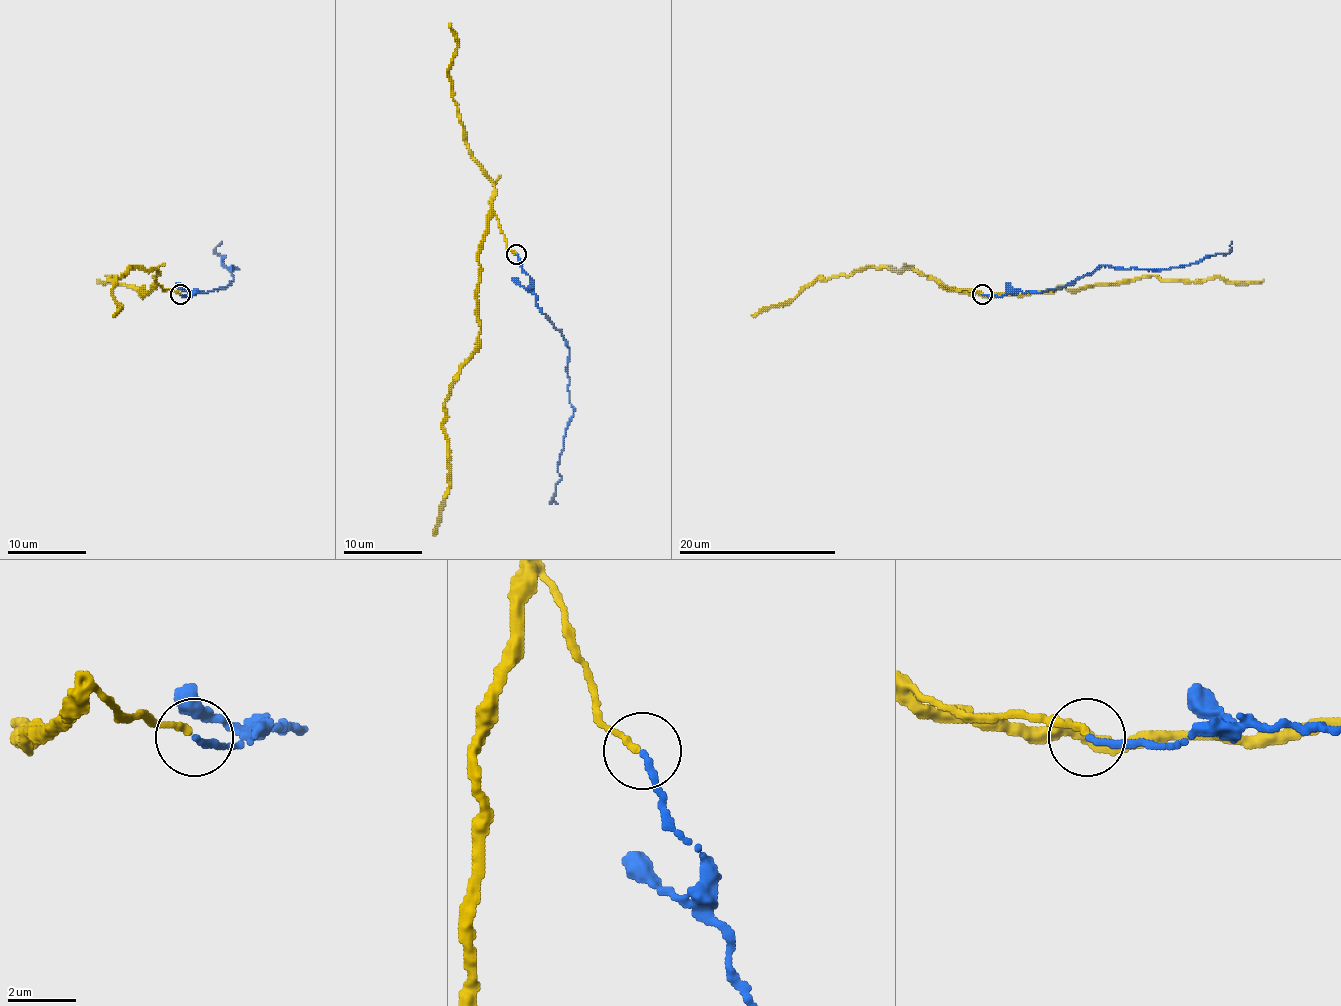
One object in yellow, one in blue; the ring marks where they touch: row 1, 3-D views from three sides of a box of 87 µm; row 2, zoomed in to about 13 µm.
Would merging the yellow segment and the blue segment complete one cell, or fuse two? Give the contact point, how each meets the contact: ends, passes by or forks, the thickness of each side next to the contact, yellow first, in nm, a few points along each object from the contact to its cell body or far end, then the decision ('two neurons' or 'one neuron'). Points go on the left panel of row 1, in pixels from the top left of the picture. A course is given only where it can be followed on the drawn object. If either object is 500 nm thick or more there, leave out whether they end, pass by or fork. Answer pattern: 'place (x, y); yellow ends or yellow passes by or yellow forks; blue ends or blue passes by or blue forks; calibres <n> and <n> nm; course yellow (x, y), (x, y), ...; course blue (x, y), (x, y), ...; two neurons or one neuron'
place (180, 294); yellow ends; blue ends; calibres 200 and 190 nm; course yellow (180, 293), (158, 285), (140, 295), (144, 289), (125, 285), (107, 275), (113, 279), (97, 279); course blue (180, 295), (223, 289), (233, 279), (231, 265), (237, 269), (227, 269), (215, 251), (221, 241); one neuron

